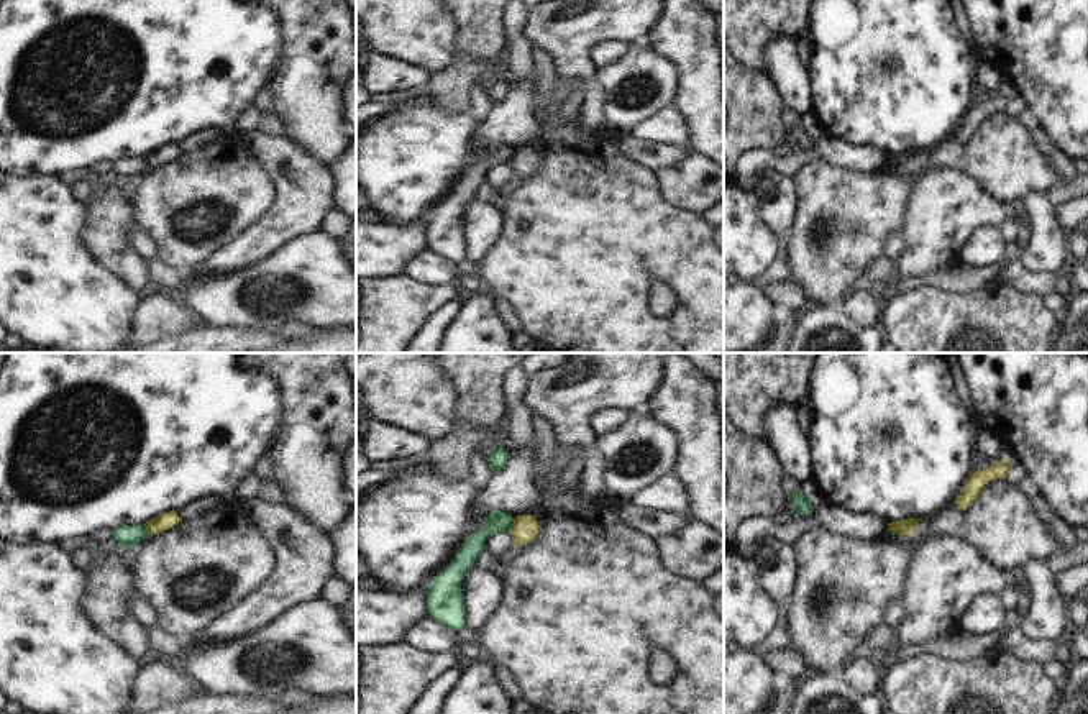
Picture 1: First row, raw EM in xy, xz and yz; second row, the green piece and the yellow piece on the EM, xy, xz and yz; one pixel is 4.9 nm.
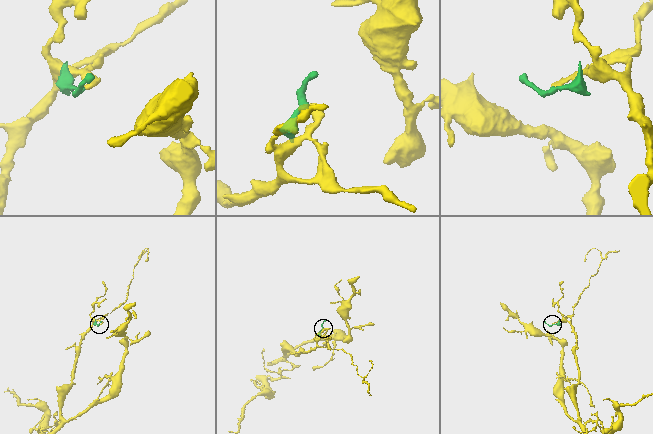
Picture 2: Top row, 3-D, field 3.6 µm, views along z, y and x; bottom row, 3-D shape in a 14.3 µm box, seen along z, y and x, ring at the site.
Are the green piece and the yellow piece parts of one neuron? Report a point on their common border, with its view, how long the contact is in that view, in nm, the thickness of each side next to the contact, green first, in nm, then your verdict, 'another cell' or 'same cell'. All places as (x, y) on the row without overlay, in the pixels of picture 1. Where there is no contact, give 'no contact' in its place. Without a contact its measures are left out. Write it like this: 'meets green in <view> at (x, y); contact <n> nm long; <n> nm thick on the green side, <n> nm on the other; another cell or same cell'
meets green in xz at (512, 155); contact 80 nm long; 110 nm thick on the green side, 130 nm on the other; another cell

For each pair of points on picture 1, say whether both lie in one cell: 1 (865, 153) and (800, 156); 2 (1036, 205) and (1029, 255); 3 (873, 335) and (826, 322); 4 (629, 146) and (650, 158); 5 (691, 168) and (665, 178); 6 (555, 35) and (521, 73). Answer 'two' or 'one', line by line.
1: one
2: one
3: one
4: one
5: one
6: two

